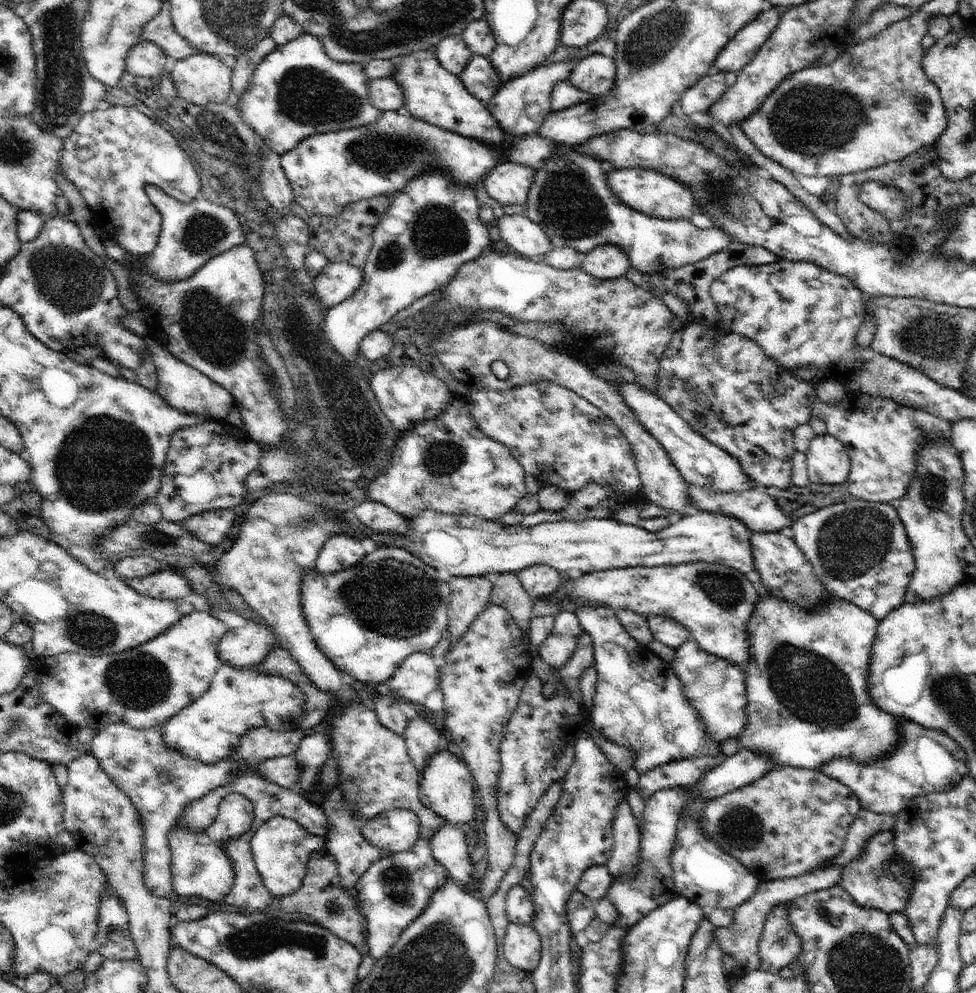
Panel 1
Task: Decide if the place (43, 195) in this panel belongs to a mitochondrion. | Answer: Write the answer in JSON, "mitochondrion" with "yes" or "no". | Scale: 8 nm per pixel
{"mitochondrion":"no"}

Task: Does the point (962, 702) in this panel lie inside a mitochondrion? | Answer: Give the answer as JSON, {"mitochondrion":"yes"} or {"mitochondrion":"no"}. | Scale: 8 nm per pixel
{"mitochondrion":"yes"}

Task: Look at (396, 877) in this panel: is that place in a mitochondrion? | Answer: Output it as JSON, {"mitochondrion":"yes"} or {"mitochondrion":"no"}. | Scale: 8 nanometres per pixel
{"mitochondrion":"yes"}

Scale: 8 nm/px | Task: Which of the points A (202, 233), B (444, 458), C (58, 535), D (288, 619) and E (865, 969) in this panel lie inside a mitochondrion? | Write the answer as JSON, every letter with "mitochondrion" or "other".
{"A":"mitochondrion","B":"mitochondrion","C":"other","D":"other","E":"mitochondrion"}

